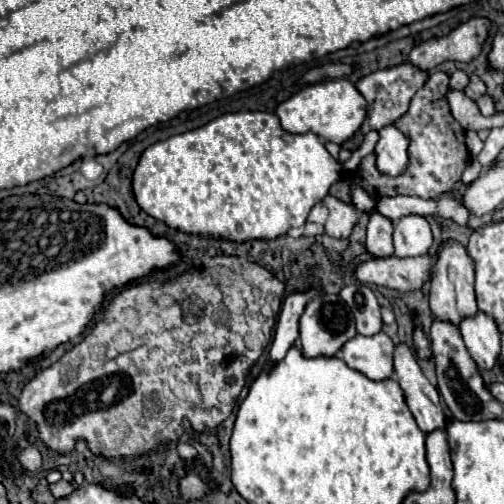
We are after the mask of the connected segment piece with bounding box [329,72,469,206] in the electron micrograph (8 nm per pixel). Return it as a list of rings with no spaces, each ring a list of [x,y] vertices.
[[[433,72],[429,76],[429,80],[425,82],[425,86],[411,100],[407,114],[395,122],[395,126],[403,134],[411,136],[411,148],[409,148],[411,164],[403,176],[397,176],[397,178],[383,176],[375,168],[375,156],[369,154],[359,162],[359,166],[353,174],[347,174],[341,180],[337,180],[331,186],[329,194],[341,202],[353,206],[353,200],[351,200],[351,186],[353,184],[363,188],[369,196],[375,196],[375,198],[405,194],[405,196],[419,196],[425,200],[433,200],[433,198],[449,192],[461,180],[461,174],[469,162],[469,150],[465,146],[467,132],[451,116],[451,110],[447,106],[449,104],[447,92],[449,92],[449,76],[445,72]]]

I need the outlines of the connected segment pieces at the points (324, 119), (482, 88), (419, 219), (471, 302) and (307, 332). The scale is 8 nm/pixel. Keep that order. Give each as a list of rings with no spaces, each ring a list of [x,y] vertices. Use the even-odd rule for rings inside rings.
[[[347,78],[325,80],[325,82],[309,84],[299,92],[295,92],[285,102],[281,102],[277,106],[277,116],[285,132],[291,132],[291,134],[313,132],[323,140],[343,144],[361,128],[367,116],[367,102]]]
[[[471,75],[470,81],[465,89],[465,94],[470,97],[473,101],[477,101],[477,99],[486,93],[486,86],[484,82],[477,76]]]
[[[415,214],[399,218],[393,232],[393,244],[397,258],[427,254],[429,248],[433,246],[433,234],[429,222],[423,216]]]
[[[447,242],[437,252],[437,264],[429,290],[429,306],[437,322],[451,322],[455,326],[459,326],[465,318],[473,318],[479,312],[473,288],[473,264],[467,256],[467,250],[457,242]]]
[[[323,294],[323,296],[313,298],[311,302],[307,302],[305,312],[299,320],[299,332],[301,332],[299,348],[301,348],[303,356],[307,356],[307,358],[319,358],[319,356],[333,358],[343,348],[343,344],[353,338],[355,322],[353,322],[351,310],[347,308],[347,304],[343,304],[341,296]]]

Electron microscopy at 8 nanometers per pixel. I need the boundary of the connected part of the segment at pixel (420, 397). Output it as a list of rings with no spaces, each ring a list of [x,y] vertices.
[[[405,344],[395,346],[395,378],[405,392],[407,406],[425,434],[447,428],[447,416],[437,388],[421,372],[413,352]]]

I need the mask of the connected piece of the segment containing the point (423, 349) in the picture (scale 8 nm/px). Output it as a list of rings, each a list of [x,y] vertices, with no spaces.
[[[415,328],[415,348],[417,348],[417,352],[419,352],[421,358],[427,358],[427,356],[431,354],[431,350],[429,350],[429,340],[427,340],[427,336],[421,332],[421,328]]]

